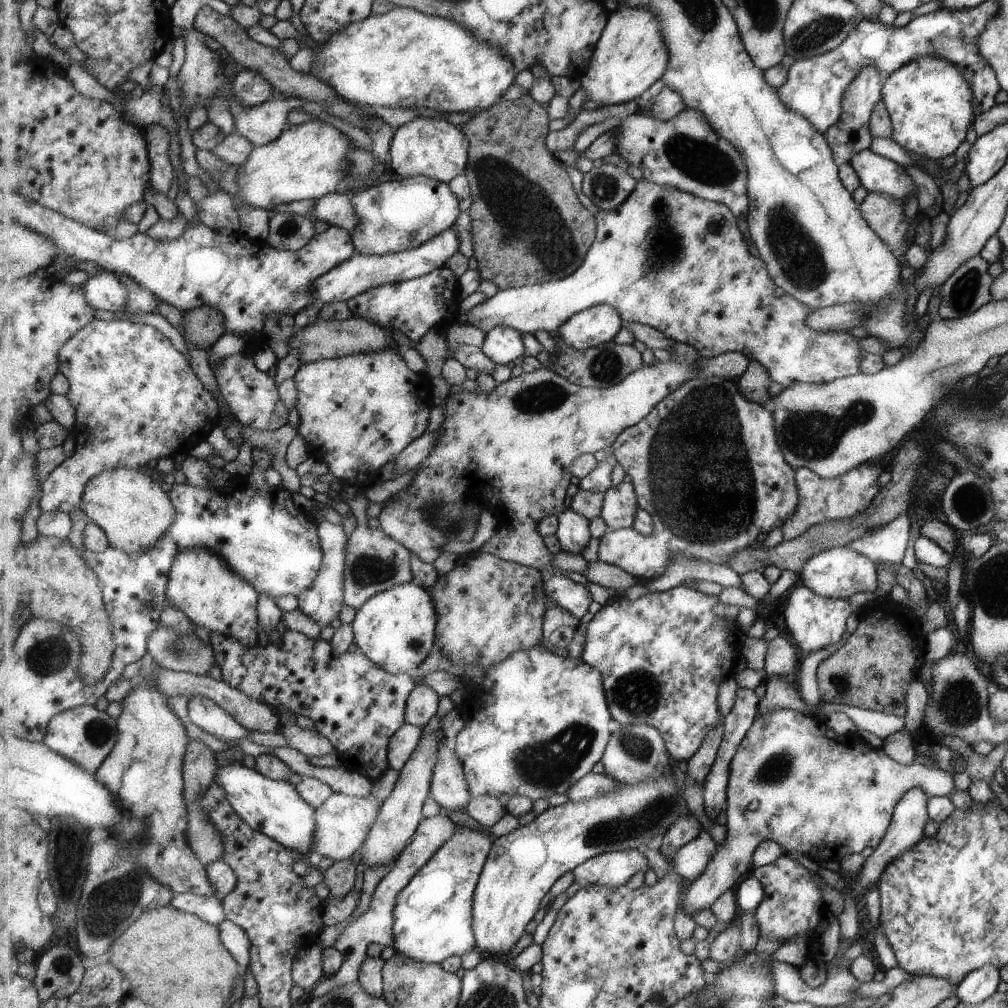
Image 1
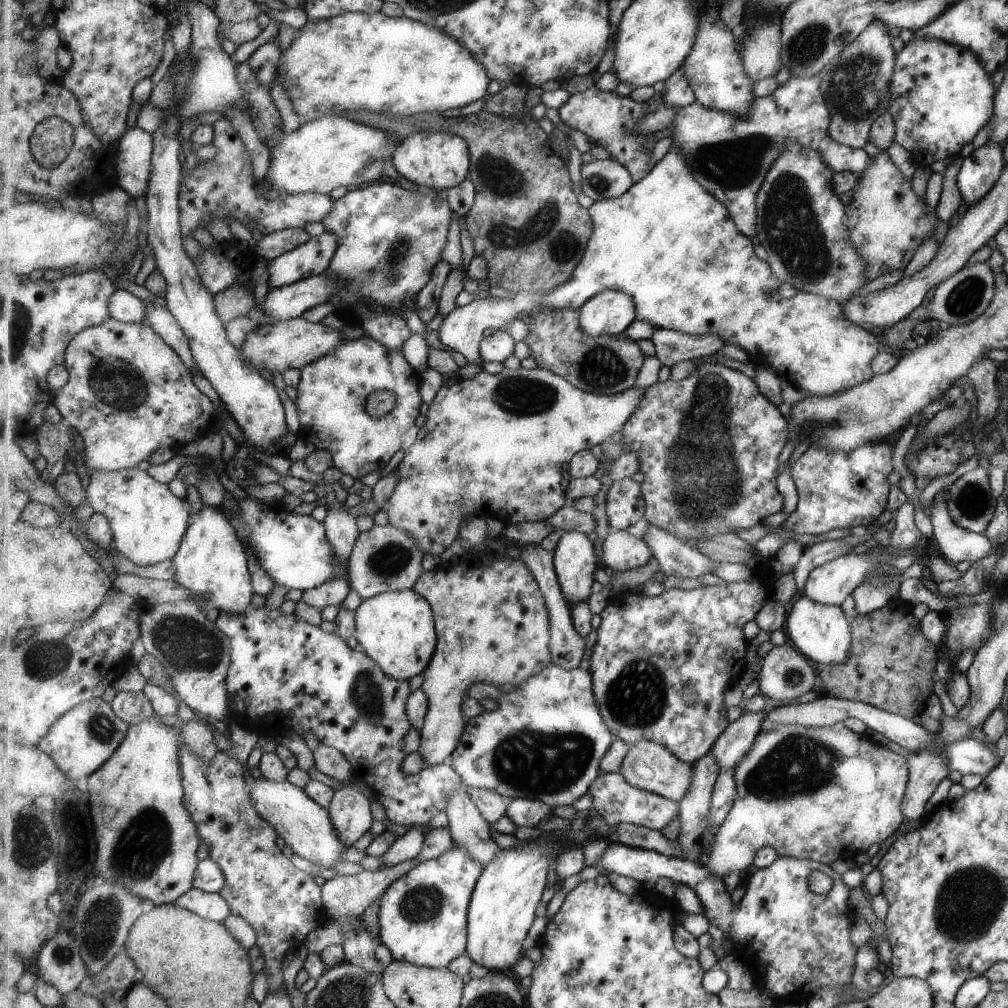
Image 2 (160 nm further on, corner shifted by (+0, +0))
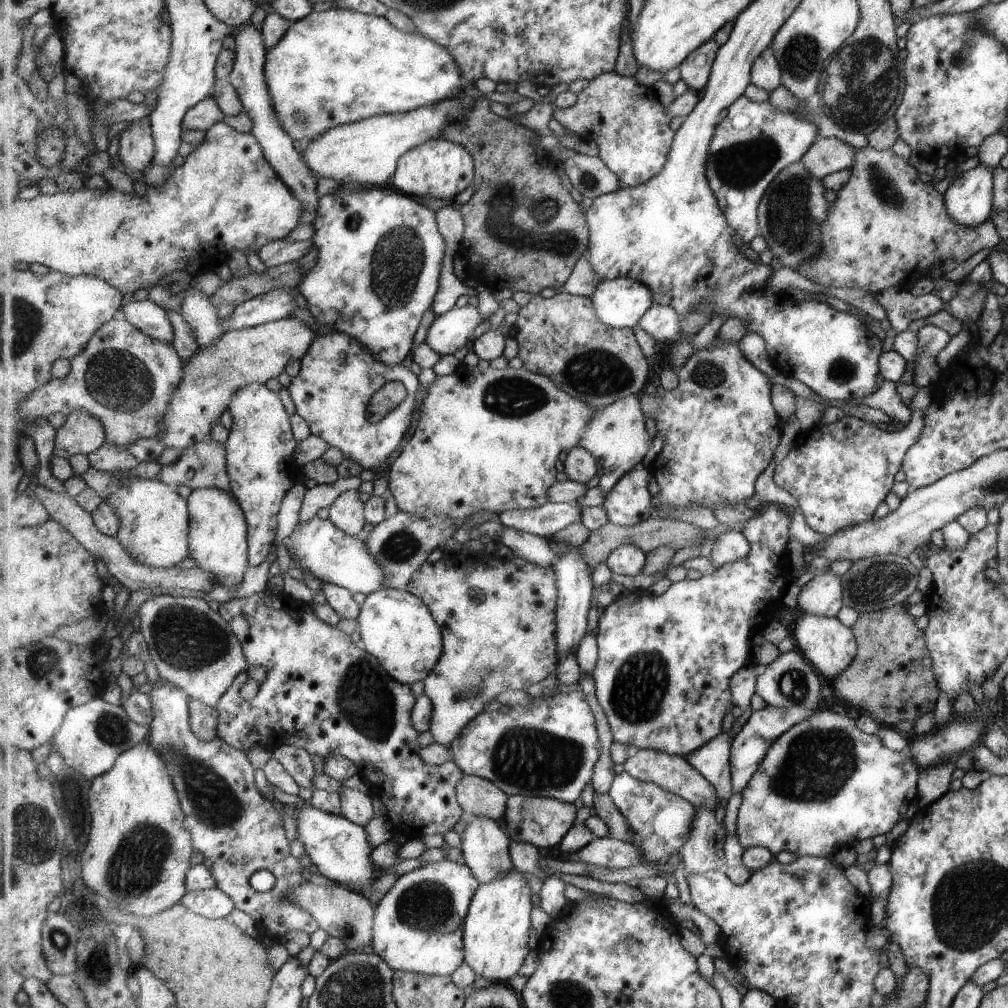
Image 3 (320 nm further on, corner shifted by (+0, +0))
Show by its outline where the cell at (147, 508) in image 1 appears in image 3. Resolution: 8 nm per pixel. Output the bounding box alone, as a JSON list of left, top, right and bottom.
[105,471,191,569]

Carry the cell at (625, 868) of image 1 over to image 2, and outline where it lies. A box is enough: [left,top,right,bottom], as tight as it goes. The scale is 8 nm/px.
[596,843,858,1003]

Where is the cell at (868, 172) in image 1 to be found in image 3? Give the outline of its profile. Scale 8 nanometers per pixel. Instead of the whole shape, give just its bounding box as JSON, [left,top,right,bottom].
[802,137,856,179]

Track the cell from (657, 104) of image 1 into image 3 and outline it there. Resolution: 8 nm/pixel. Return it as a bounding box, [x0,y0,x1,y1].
[680,38,722,92]

